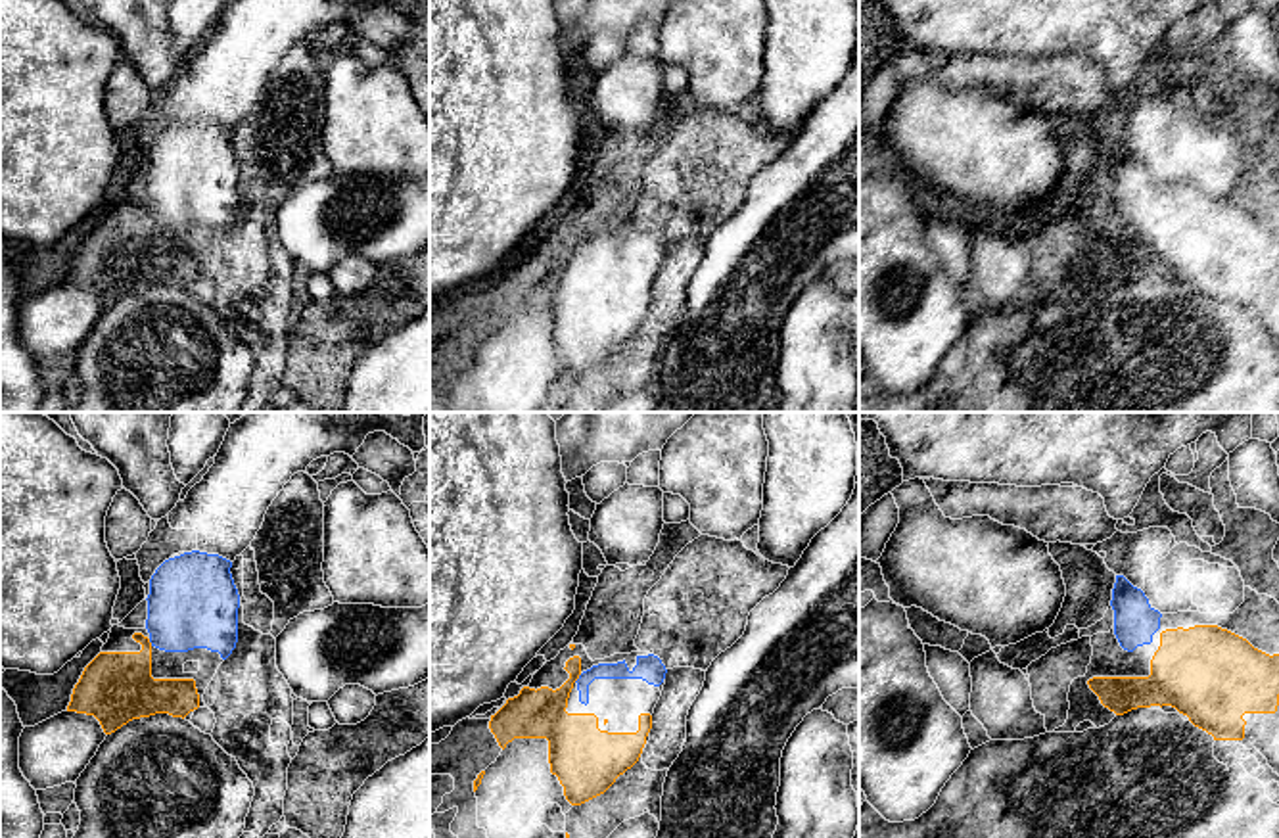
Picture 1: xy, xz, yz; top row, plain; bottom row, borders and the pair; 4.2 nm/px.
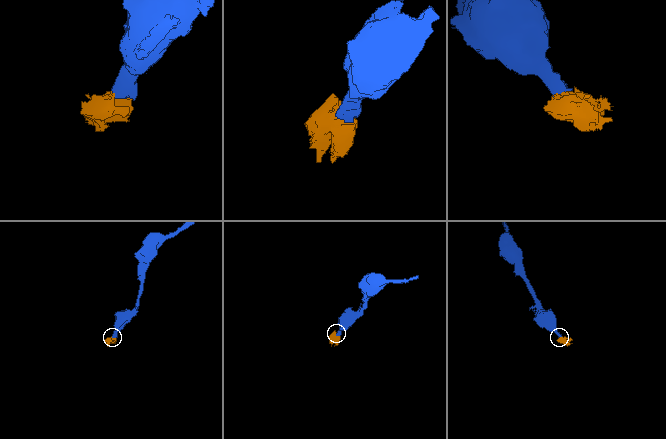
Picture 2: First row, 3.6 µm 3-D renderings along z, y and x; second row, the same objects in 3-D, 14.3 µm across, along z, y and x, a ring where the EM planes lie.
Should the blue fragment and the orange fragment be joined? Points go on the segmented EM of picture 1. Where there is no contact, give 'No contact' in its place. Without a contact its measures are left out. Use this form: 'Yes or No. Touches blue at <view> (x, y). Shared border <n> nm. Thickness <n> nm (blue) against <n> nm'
Yes. Touches blue at xz (580, 677). Shared border 50 nm. Thickness 70 nm (blue) against 200 nm

